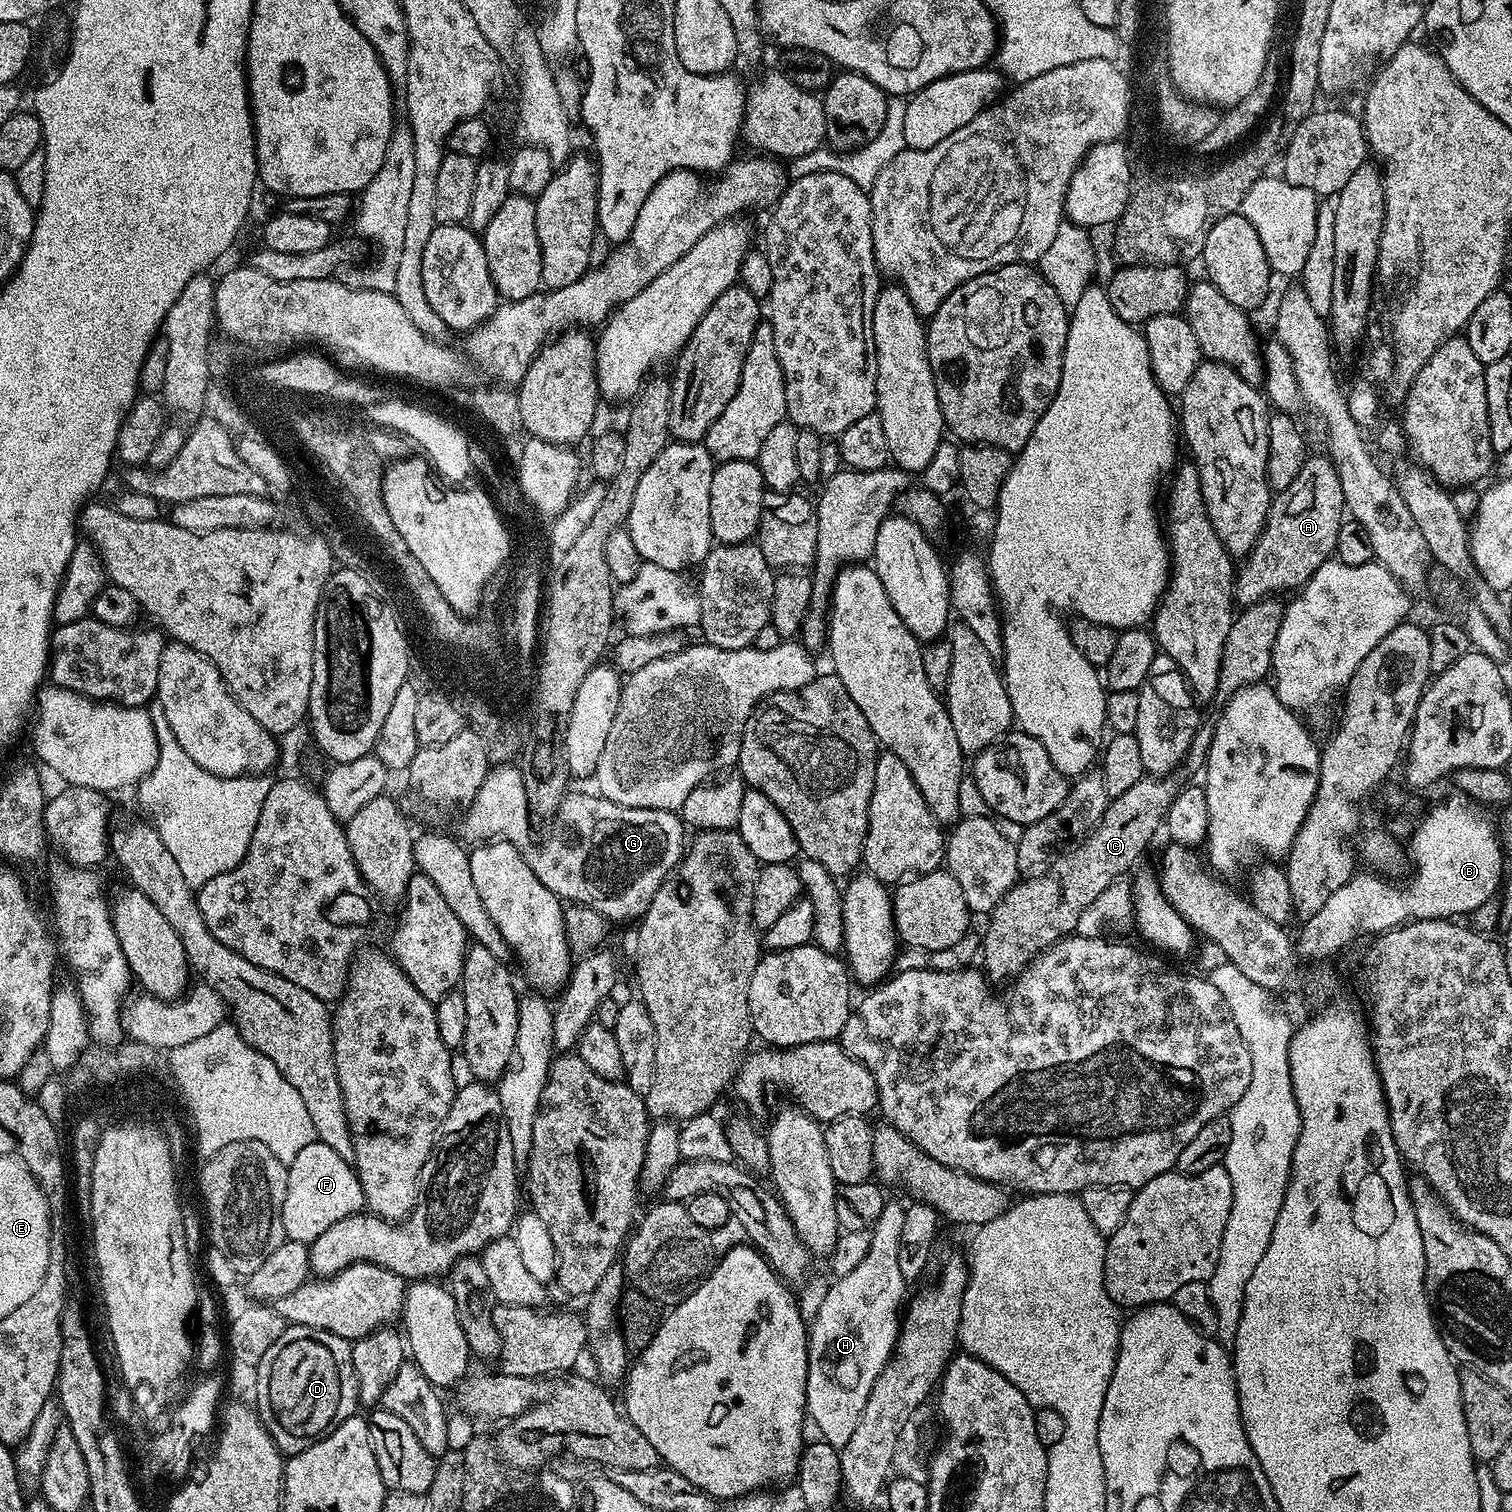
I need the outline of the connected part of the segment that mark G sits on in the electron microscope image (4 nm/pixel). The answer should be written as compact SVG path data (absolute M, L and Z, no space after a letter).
M500 762L489 771L488 777L482 782L482 786L478 790L478 794L472 800L471 804L467 805L464 816L464 836L471 842L491 842L494 840L504 840L508 844L512 844L518 851L524 855L524 861L530 866L530 870L534 870L534 874L541 882L554 893L559 896L561 901L571 902L573 904L583 904L585 908L593 908L602 913L609 921L615 920L633 920L639 921L644 915L644 911L650 906L650 902L654 898L654 894L658 894L658 890L663 886L665 880L669 879L670 874L675 873L685 851L686 851L686 836L684 840L684 831L686 825L675 811L667 812L661 808L622 808L619 804L610 802L605 796L588 792L580 792L577 796L572 794L565 795L559 808L554 812L556 817L556 833L553 836L548 836L544 840L544 844L536 844L536 840L532 837L532 817L527 800L527 790L525 788L525 773L519 772L516 768L511 768L513 765L508 762Z

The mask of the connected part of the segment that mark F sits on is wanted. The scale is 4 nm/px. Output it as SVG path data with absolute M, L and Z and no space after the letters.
M313 1142L310 1146L298 1150L298 1154L291 1164L287 1165L287 1169L286 1198L282 1202L282 1226L285 1237L289 1240L297 1240L310 1246L316 1241L318 1234L326 1234L326 1230L330 1230L334 1222L342 1222L342 1218L355 1216L365 1207L364 1191L355 1167L349 1161L338 1158L338 1154L330 1150L330 1146Z

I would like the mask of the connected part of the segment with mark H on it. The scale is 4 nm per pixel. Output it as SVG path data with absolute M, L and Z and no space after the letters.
M885 1203L878 1222L870 1231L870 1250L850 1274L839 1277L828 1289L825 1301L817 1316L810 1320L808 1334L808 1373L806 1374L806 1394L804 1402L807 1415L816 1423L820 1431L819 1439L841 1450L853 1437L857 1429L867 1399L874 1388L875 1380L893 1356L896 1341L901 1332L902 1306L906 1281L902 1278L902 1266L898 1266L898 1250L902 1246L902 1224L905 1205Z

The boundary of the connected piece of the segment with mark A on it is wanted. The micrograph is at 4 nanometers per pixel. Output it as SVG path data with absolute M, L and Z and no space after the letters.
M1309 455L1302 470L1298 470L1298 478L1294 478L1294 482L1286 486L1286 490L1275 493L1266 526L1252 553L1241 563L1244 565L1241 568L1239 565L1238 575L1234 580L1234 596L1239 603L1241 600L1241 605L1249 606L1277 594L1284 594L1280 592L1291 593L1303 588L1316 573L1318 566L1322 566L1335 553L1338 530L1346 519L1346 505L1340 470L1327 455L1324 456Z

